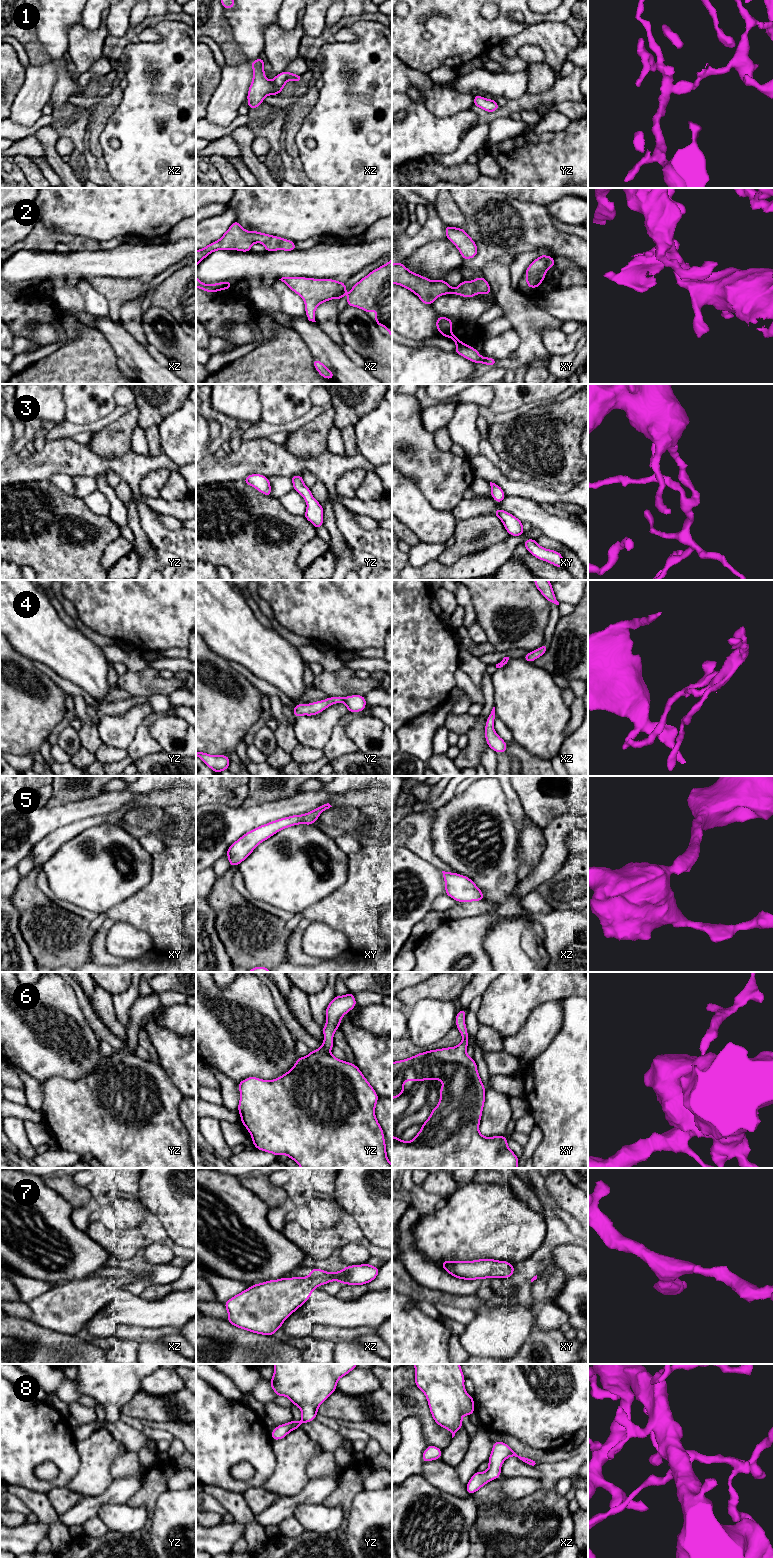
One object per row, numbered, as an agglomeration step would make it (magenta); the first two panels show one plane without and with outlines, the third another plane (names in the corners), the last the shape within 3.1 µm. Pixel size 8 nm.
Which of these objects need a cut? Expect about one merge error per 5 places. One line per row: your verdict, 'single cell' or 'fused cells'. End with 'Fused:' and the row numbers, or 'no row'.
1: single cell
2: single cell
3: single cell
4: single cell
5: single cell
6: single cell
7: single cell
8: single cell
Fused: no row

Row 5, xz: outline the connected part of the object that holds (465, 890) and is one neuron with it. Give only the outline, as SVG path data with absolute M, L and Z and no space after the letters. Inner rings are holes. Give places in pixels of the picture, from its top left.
M442 871L445 881L445 894L457 902L484 900L483 892L473 880L457 873Z

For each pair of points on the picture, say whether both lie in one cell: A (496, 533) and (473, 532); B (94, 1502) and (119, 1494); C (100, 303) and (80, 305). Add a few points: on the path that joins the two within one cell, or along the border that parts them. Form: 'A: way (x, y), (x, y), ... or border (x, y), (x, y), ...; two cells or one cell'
A: way (490, 530), (481, 530), (479, 532); one cell
B: way (100, 1500), (113, 1495); one cell
C: border (77, 285), (84, 299), (85, 308), (88, 311); two cells

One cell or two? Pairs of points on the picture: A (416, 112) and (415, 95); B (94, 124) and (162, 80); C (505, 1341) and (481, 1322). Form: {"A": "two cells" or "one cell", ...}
{"A": "two cells", "B": "two cells", "C": "one cell"}

